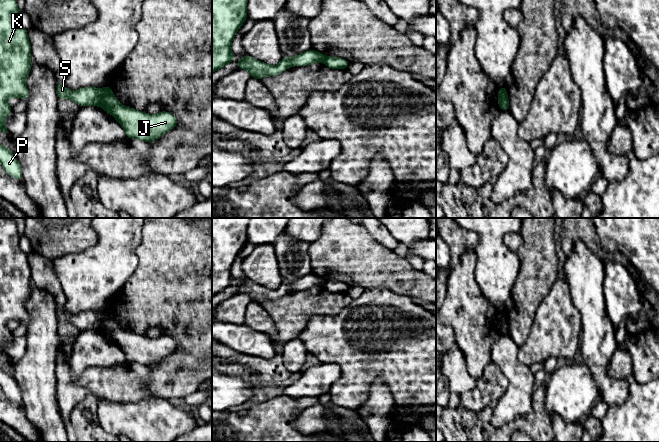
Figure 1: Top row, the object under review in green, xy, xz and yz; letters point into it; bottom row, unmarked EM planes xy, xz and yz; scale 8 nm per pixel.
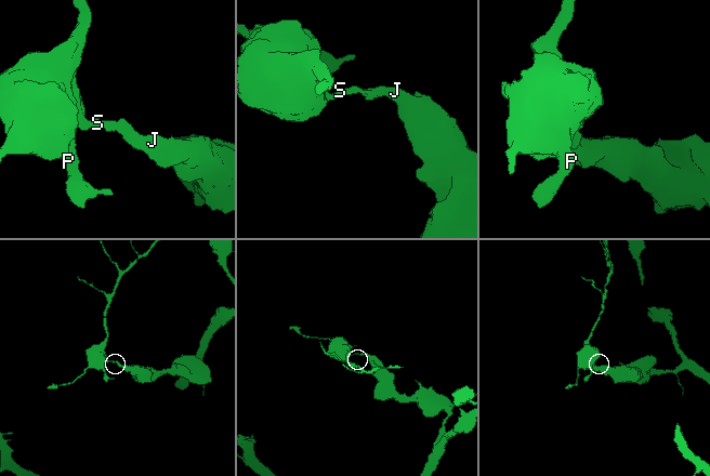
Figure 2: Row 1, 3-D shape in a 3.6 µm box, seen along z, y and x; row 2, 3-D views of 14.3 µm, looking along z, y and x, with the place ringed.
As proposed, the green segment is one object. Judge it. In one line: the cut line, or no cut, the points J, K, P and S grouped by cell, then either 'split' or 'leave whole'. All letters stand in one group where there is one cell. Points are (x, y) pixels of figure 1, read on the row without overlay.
xy (101, 313), (100, 327), (98, 329) | J / K P S | split

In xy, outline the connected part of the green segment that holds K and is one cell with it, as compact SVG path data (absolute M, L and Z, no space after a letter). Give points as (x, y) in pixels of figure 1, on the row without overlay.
M0 218L0 355L9 357L5 342L12 338L7 324L11 321L28 323L26 302L31 294L31 268L27 254L19 246L19 232L13 220Z

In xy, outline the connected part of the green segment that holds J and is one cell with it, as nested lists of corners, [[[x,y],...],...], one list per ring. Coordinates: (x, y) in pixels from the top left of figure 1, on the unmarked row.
[[[109,310],[103,311],[100,318],[99,330],[116,343],[128,362],[151,366],[178,348],[176,341],[165,334],[157,338],[148,338],[122,329]]]

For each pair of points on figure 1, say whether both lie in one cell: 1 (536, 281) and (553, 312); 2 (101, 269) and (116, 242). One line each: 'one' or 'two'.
1: two
2: one

